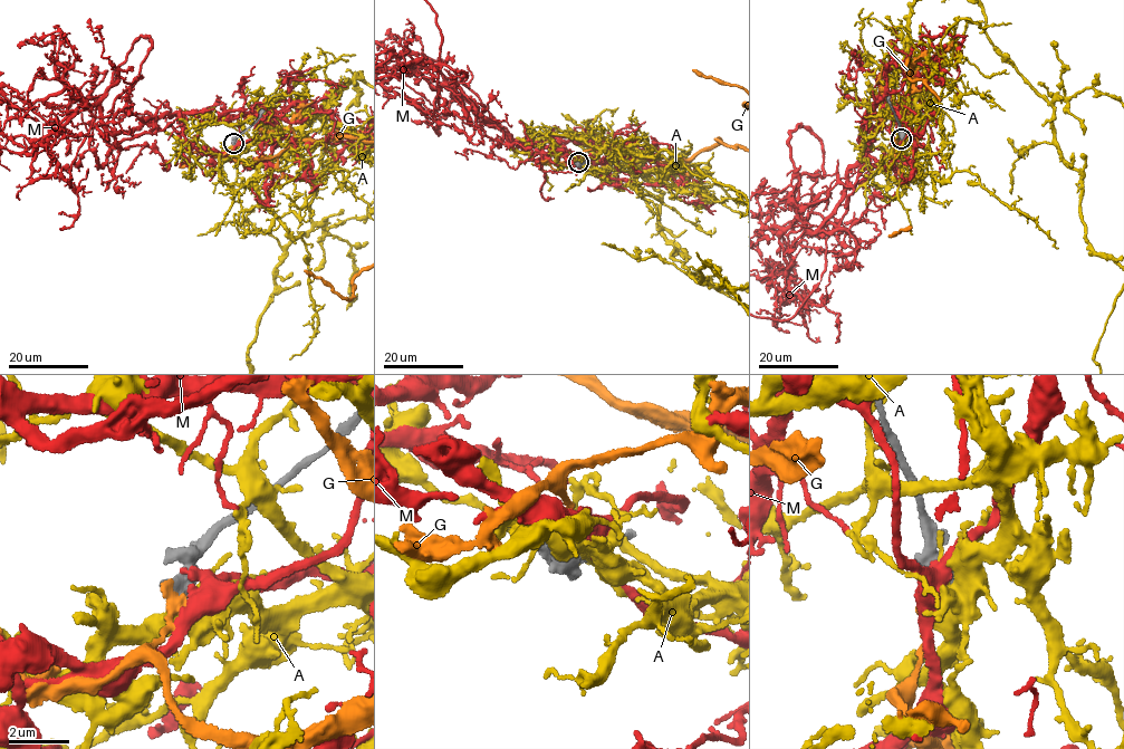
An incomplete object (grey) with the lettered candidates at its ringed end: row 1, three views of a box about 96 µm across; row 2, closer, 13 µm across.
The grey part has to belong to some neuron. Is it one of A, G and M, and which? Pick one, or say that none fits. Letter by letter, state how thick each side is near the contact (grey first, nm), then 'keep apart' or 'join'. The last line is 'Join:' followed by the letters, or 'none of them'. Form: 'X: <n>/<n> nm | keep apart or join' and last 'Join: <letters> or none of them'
A: 700/440 nm | keep apart
G: 600/440 nm | join
M: 900/340 nm | keep apart
Join: G

